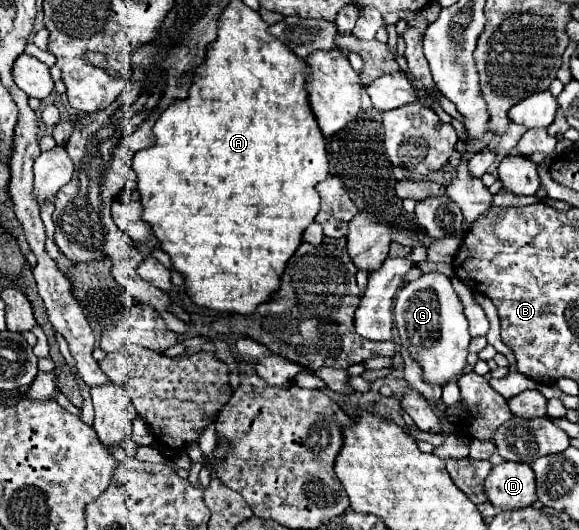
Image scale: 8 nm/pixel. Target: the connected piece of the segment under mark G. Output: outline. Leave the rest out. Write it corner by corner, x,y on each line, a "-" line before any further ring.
428,272
418,280
404,284
394,302
394,320
402,344
408,344
410,356
424,368
424,378
428,384
444,386
448,378
462,374
468,356
470,332
462,302
448,276

